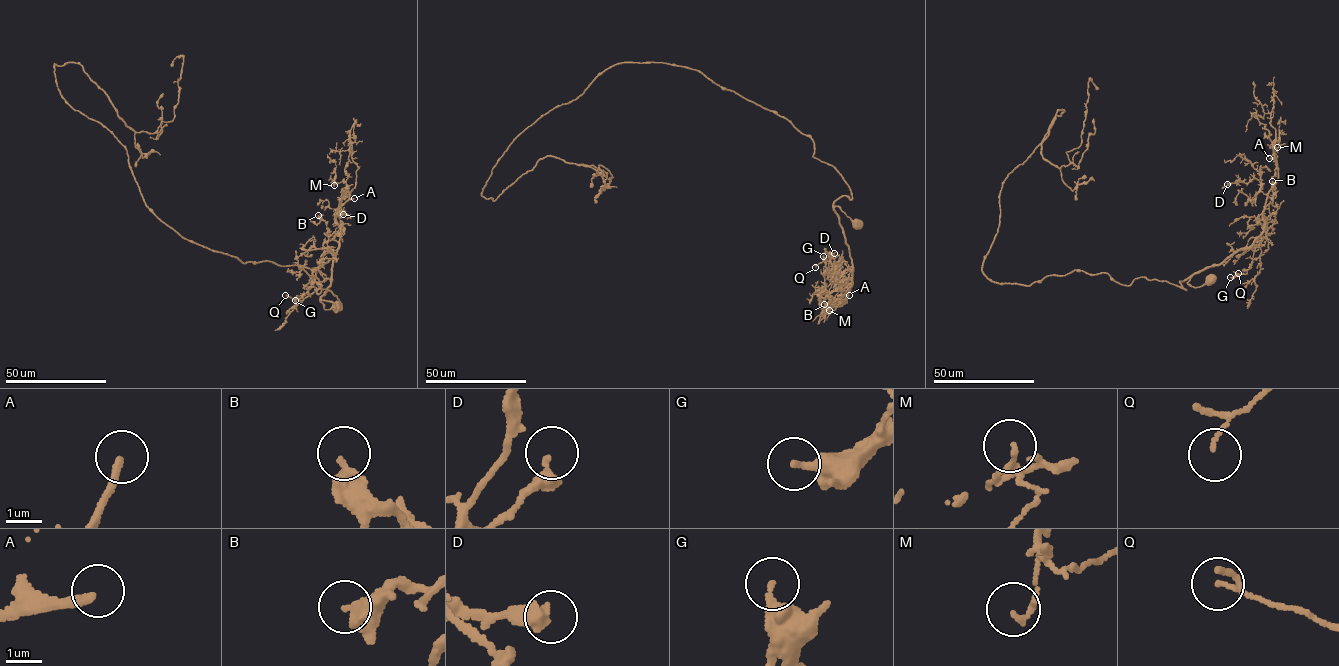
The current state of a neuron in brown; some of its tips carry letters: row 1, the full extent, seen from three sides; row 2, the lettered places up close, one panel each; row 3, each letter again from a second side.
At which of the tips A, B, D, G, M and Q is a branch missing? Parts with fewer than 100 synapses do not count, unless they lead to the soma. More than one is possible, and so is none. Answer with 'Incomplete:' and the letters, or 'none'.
Incomplete: A

